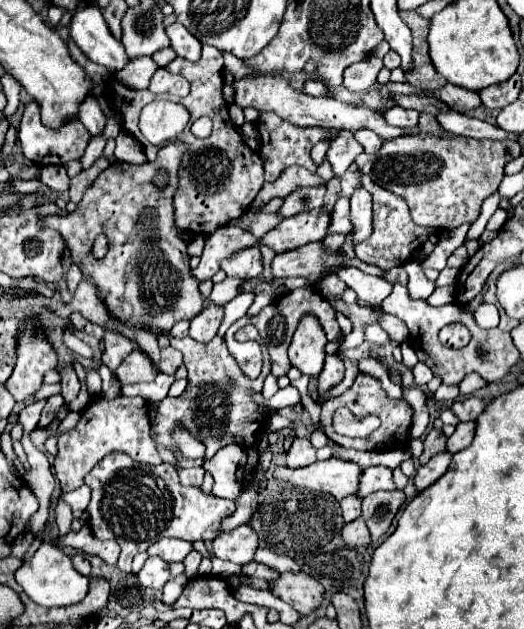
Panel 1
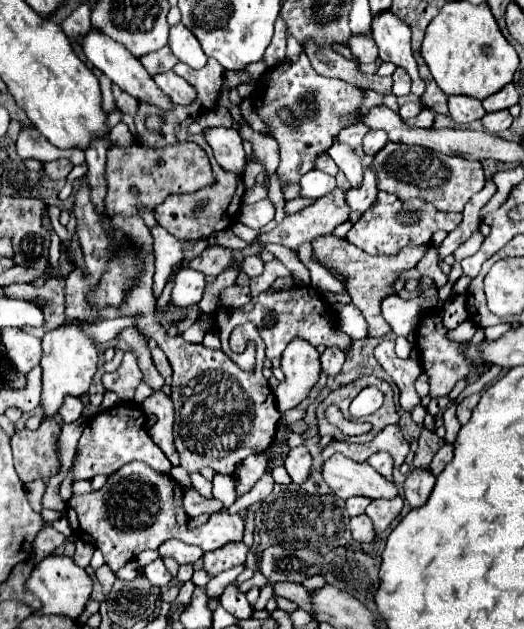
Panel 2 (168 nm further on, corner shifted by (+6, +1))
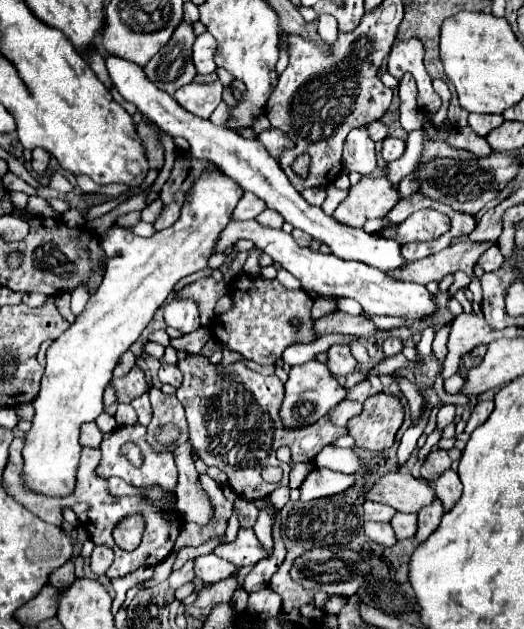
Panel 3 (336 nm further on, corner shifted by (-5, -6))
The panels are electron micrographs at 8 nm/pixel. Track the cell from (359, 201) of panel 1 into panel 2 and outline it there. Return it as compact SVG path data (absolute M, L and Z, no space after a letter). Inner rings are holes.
M333 144L329 148L329 156L335 160L339 170L345 174L351 188L357 188L363 180L363 166L361 166L361 160L357 158L357 154L353 150L345 148L345 144Z

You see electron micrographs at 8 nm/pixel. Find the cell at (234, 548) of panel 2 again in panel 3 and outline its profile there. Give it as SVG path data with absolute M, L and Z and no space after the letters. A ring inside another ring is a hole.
M236 577L232 579L226 579L224 583L214 583L206 589L202 589L194 601L194 605L198 609L204 609L204 607L212 607L216 603L228 603L232 599L232 593L236 591L238 583L236 583Z

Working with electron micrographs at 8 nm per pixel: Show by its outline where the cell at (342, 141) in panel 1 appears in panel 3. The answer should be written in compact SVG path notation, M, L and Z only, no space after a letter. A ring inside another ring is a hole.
M374 121L368 125L368 131L372 135L372 141L384 141L388 135L388 127L382 121Z

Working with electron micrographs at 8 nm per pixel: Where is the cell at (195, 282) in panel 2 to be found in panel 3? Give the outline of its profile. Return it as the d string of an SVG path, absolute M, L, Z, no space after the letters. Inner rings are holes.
M176 299L166 303L164 307L164 321L168 327L174 327L182 331L184 335L190 331L196 331L200 327L198 307L192 303L192 299Z

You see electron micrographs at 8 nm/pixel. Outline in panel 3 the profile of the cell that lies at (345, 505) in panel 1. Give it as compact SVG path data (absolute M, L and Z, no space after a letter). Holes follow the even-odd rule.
M374 501L364 503L364 521L384 521L384 523L388 523L394 515L396 515L396 509L392 509L390 505L374 503Z

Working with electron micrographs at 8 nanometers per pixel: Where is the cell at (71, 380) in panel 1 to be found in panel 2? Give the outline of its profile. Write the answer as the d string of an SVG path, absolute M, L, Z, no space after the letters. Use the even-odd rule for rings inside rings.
M65 396L63 404L61 404L61 408L59 408L59 414L61 414L63 422L75 422L75 420L81 416L81 408L83 408L81 398Z

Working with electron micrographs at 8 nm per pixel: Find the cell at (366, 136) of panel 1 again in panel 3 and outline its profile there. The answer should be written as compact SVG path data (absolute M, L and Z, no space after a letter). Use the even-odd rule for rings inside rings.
M386 137L384 139L384 147L382 147L382 157L386 163L390 161L396 161L404 155L404 147L406 143L402 139L394 139L394 137Z

